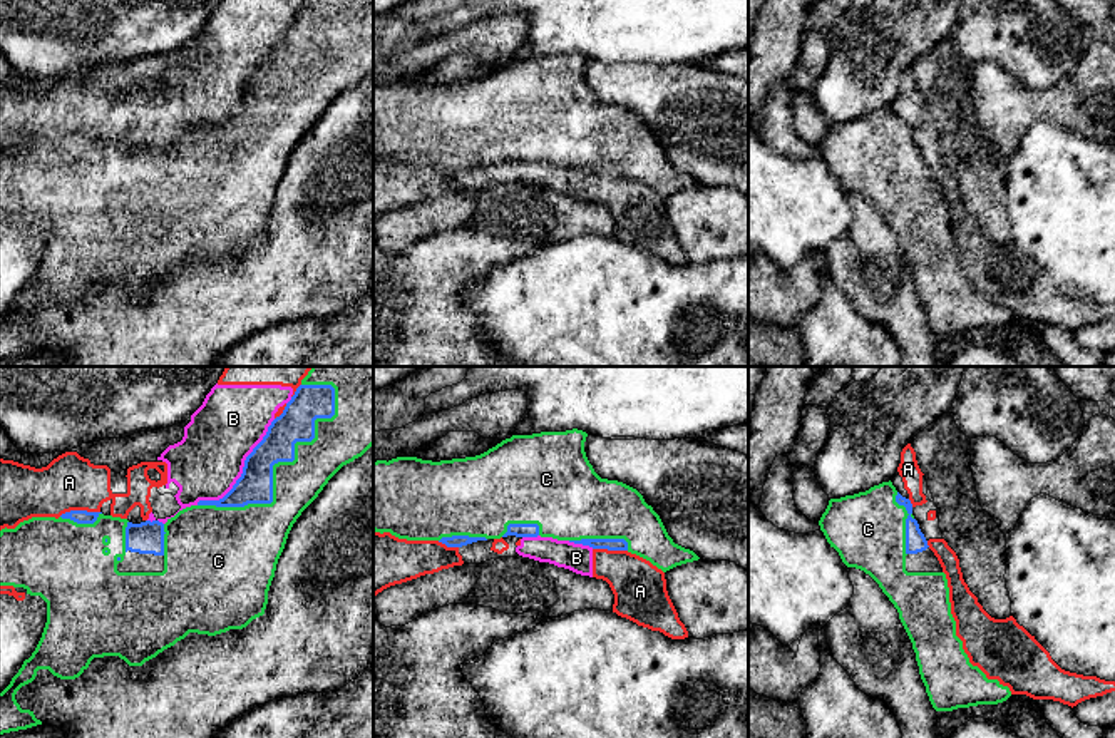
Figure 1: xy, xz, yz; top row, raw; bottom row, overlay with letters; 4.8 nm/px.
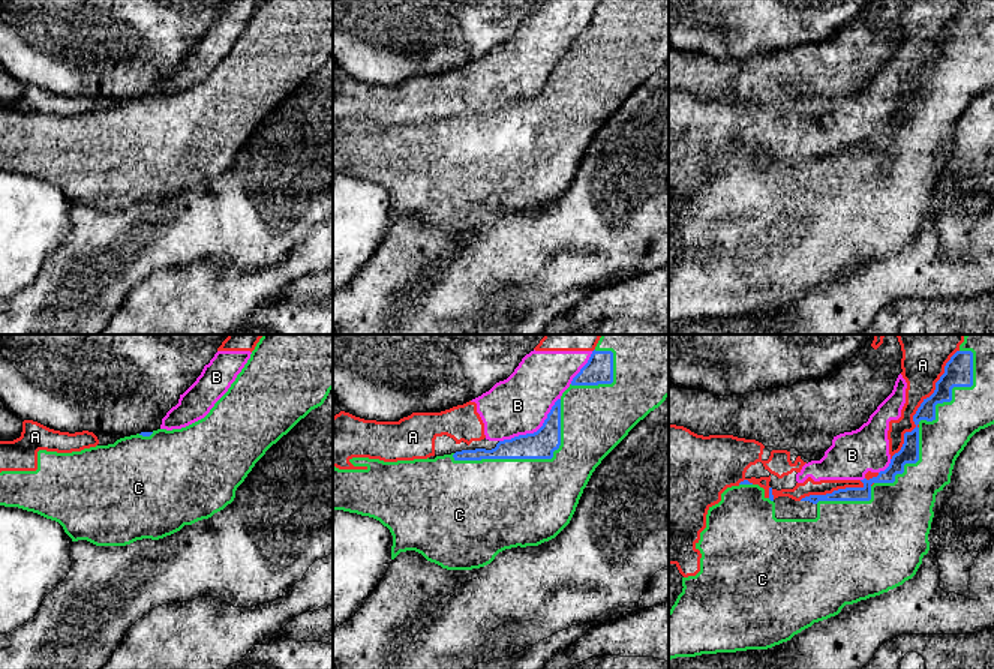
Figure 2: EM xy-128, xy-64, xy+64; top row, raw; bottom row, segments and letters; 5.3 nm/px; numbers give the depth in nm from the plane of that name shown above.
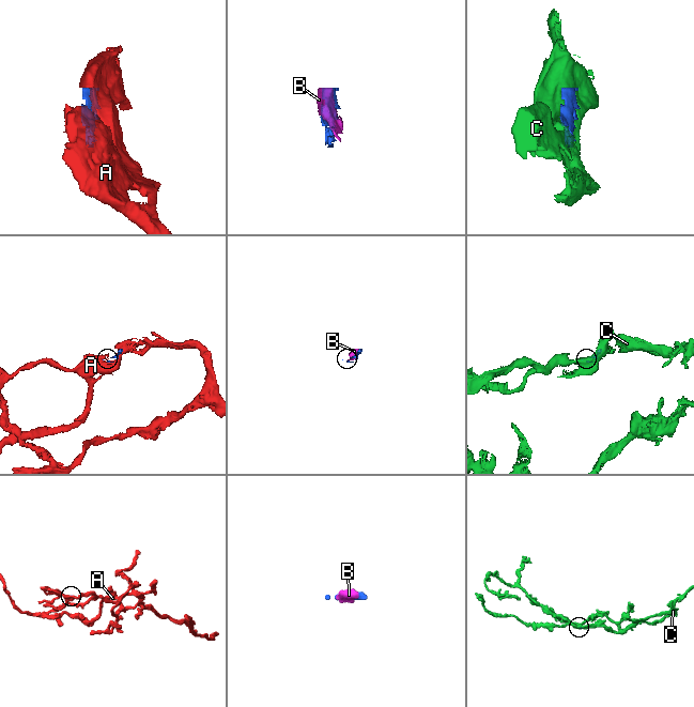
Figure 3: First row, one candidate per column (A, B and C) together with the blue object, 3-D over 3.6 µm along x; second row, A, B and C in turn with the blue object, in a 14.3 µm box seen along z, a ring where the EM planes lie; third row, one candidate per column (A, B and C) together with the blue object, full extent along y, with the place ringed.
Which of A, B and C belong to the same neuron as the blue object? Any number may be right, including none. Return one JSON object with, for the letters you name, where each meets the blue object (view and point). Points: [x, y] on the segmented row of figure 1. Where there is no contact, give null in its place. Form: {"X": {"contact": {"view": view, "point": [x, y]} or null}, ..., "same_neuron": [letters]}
{"C": {"contact": {"view": "xy", "point": [275, 462]}}, "same_neuron": ["C"]}

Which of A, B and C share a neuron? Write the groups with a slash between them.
A B / C

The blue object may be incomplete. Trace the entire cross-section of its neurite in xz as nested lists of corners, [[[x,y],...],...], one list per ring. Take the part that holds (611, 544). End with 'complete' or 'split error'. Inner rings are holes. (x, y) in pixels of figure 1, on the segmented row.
[[[578,428],[512,435],[487,452],[452,460],[422,460],[397,457],[373,462],[373,530],[390,532],[407,541],[439,541],[447,547],[462,547],[477,541],[516,537],[552,537],[593,549],[628,551],[663,572],[700,557],[668,536],[660,515],[643,495],[618,480],[601,479],[589,464],[584,442],[588,433]]] | split error

